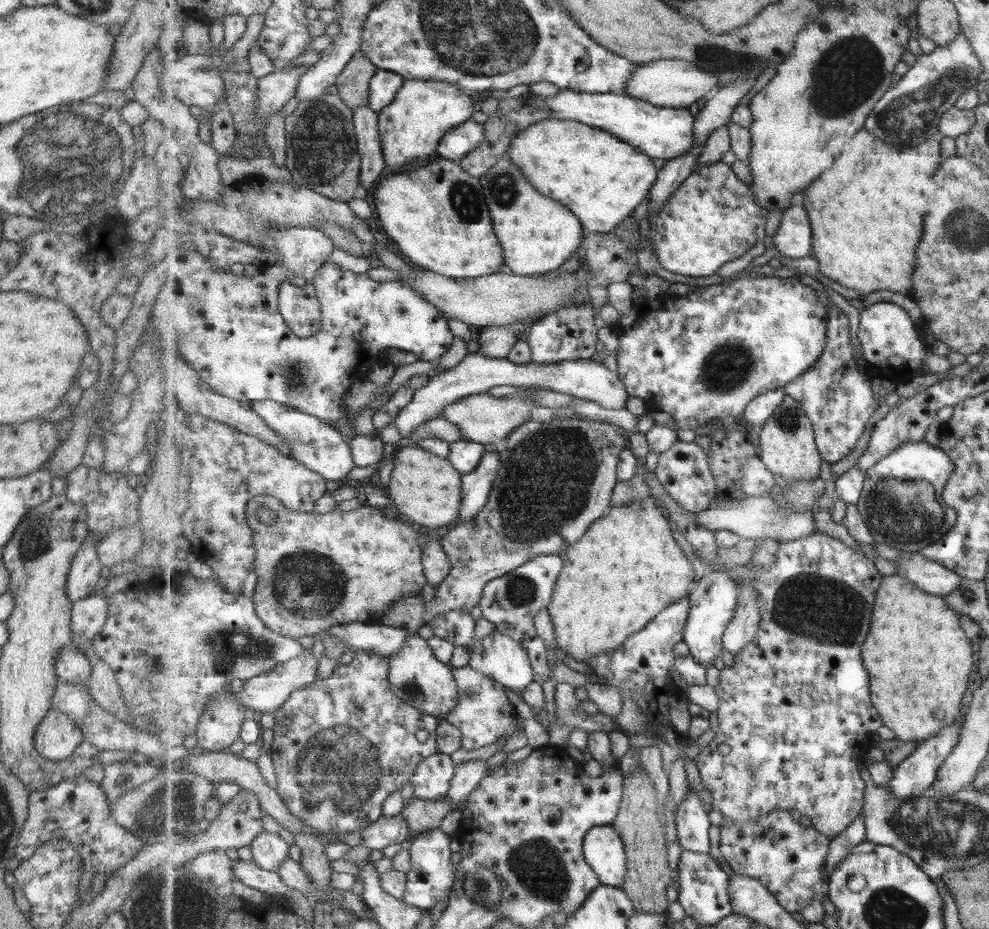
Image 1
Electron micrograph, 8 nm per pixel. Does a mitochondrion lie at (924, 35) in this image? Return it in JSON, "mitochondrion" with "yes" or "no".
{"mitochondrion":"no"}

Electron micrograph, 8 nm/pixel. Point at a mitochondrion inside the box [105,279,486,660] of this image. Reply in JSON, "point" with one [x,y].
{"point":[298,581]}

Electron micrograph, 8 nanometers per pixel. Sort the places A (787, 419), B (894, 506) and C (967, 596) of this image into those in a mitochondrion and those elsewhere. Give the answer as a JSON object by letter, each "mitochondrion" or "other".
{"A":"mitochondrion","B":"mitochondrion","C":"mitochondrion"}

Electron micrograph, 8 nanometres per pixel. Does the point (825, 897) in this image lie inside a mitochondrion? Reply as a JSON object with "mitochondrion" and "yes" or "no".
{"mitochondrion":"no"}

